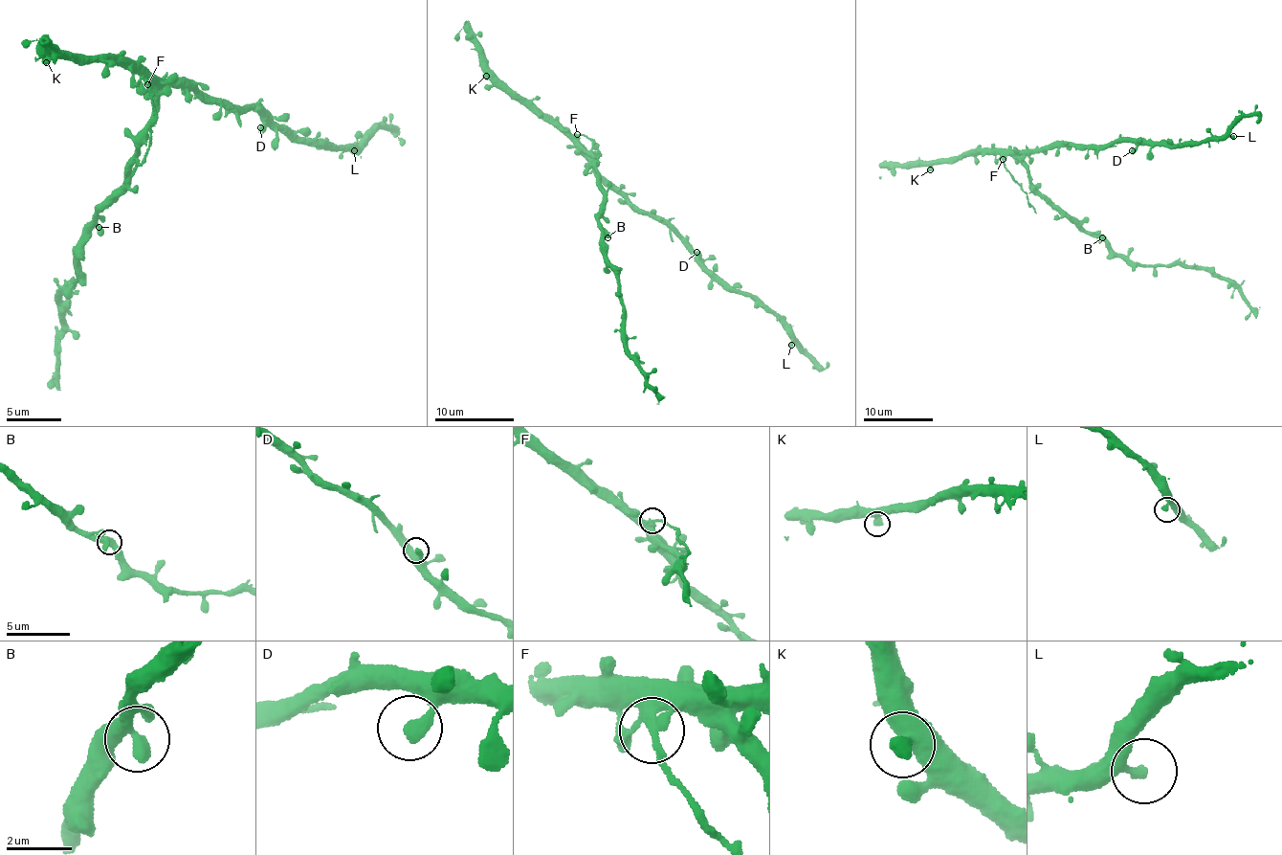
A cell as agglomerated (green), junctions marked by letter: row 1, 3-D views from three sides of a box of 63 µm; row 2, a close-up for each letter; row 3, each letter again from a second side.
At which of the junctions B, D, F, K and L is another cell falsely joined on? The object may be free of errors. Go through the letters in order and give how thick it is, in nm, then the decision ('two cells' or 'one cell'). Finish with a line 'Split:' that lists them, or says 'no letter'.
B: 440 nm | one cell
D: 440 nm | one cell
F: 240 nm | two cells
K: 480 nm | one cell
L: 360 nm | one cell
Split: F

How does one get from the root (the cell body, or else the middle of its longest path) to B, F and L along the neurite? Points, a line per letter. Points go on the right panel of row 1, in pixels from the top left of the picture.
B: (1026, 163), (1027, 176), (1035, 188), (1064, 213), (1077, 219), (1084, 229), (1102, 237)
F: (1026, 163), (1010, 154), (1002, 160)
L: (1026, 163), (1022, 159), (1024, 155), (1054, 146), (1145, 141), (1150, 144), (1168, 142), (1173, 145), (1233, 136)

